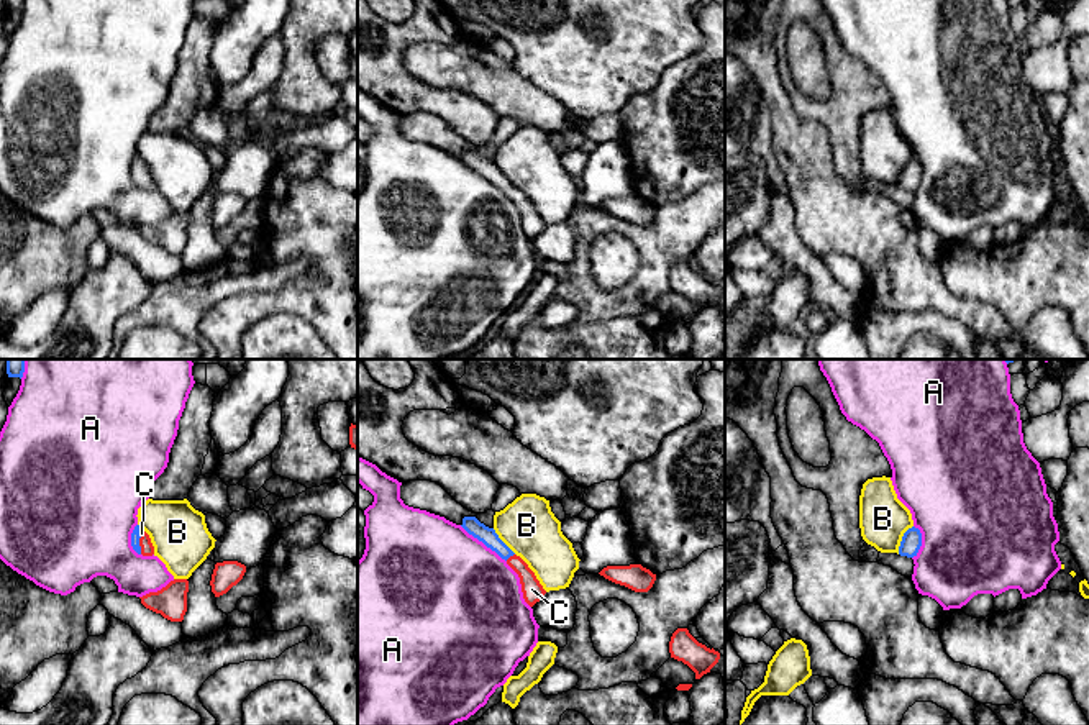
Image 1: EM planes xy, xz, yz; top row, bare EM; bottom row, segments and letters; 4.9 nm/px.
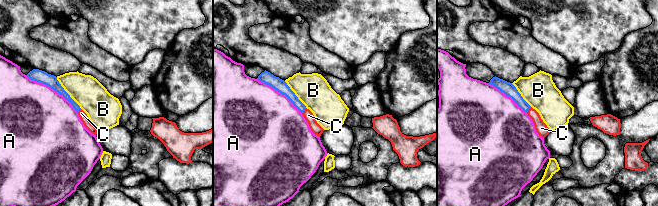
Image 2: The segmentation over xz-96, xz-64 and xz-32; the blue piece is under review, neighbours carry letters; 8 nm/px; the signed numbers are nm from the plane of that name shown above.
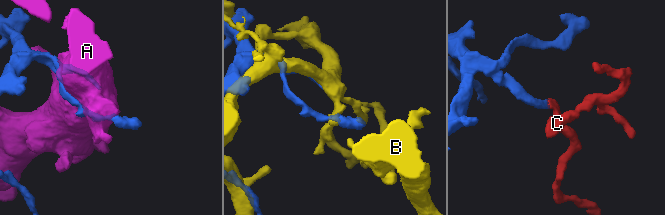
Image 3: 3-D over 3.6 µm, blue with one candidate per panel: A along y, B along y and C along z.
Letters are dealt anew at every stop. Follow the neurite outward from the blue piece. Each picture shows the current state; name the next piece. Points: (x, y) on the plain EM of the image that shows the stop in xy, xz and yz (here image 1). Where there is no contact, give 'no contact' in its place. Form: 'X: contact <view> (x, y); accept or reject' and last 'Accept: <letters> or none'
A: contact xz (482, 174); reject
B: contact yz (902, 173); reject
C: contact xy (138, 174); accept
Accept: C

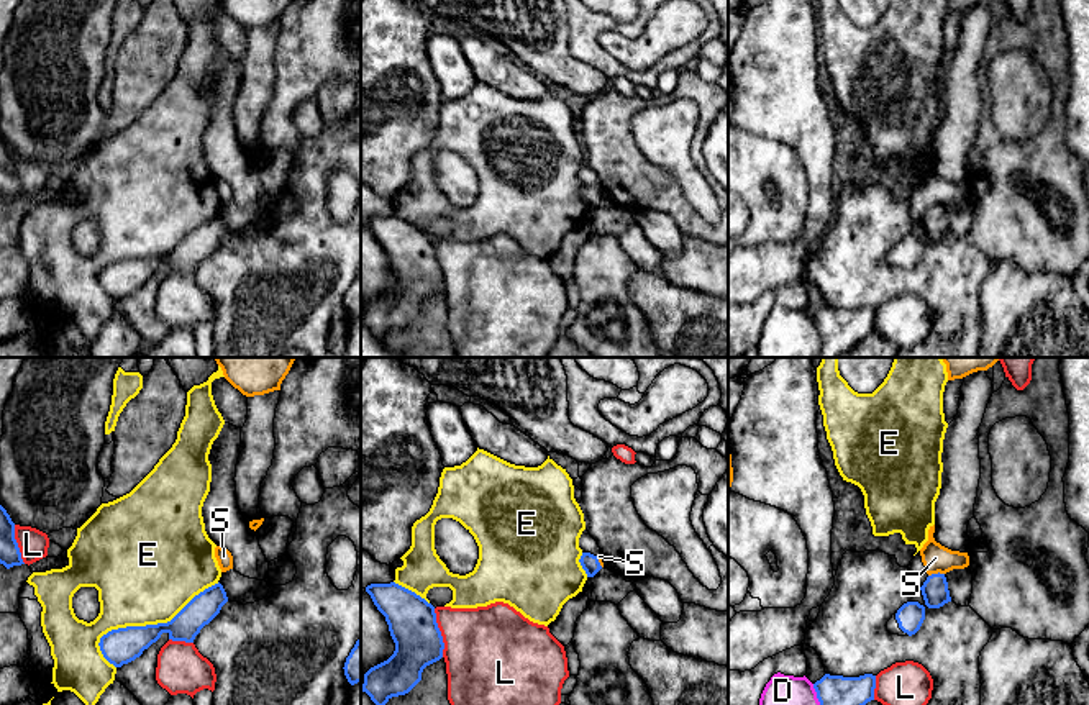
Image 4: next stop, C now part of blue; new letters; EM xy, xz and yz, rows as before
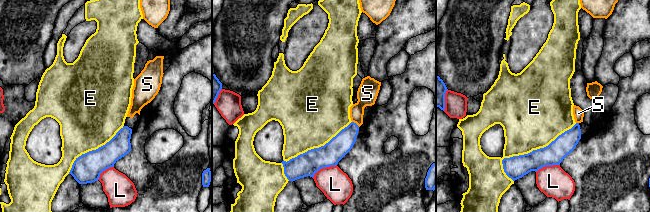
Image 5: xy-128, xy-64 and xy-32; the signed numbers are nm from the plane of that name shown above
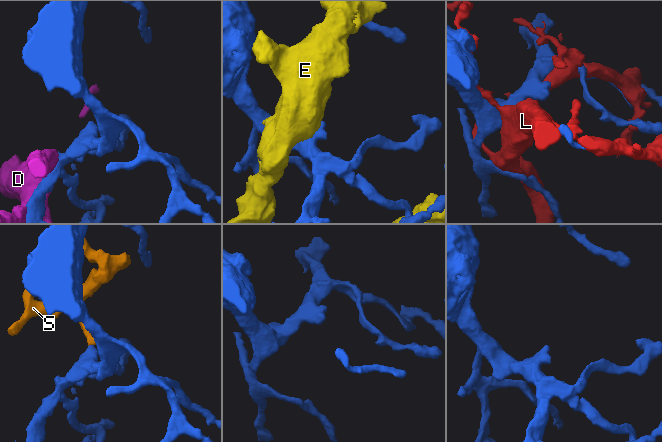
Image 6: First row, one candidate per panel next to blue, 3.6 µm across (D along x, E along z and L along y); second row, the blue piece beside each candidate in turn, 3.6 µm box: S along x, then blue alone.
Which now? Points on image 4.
D: contact yz (820, 336); reject
E: contact xy (150, 258); reject
L: contact xz (440, 266); reject
S: contact yz (935, 207); reject
Accept: none

